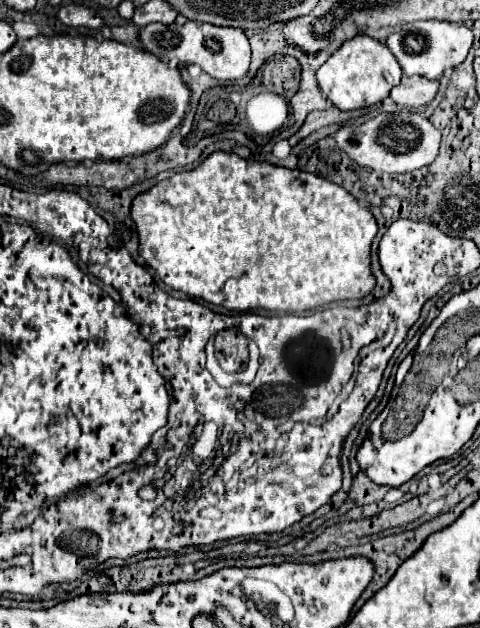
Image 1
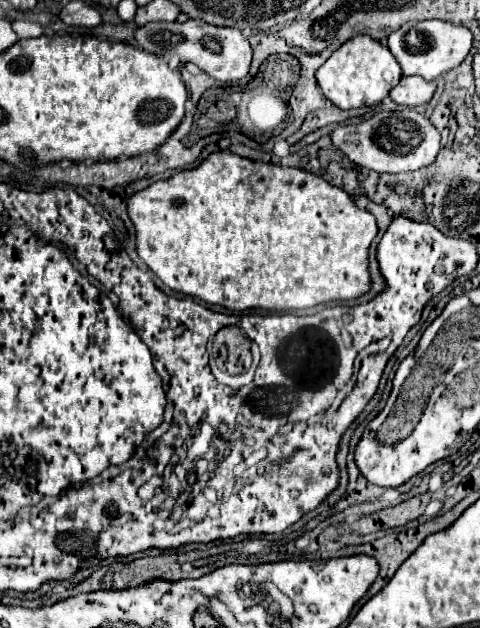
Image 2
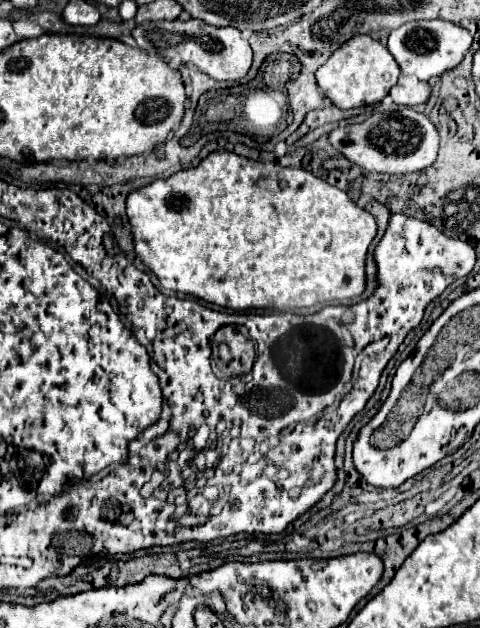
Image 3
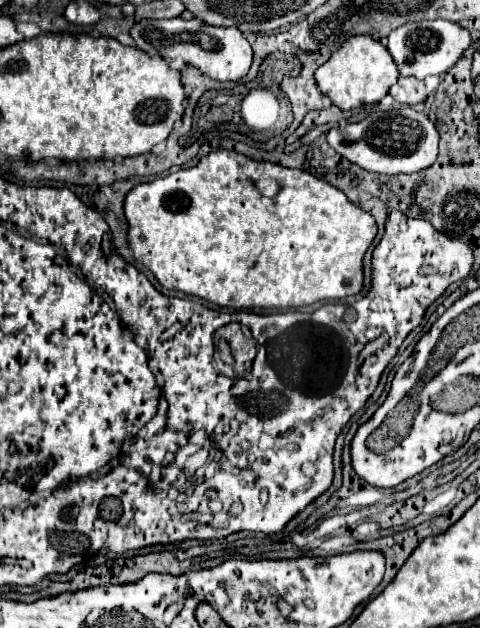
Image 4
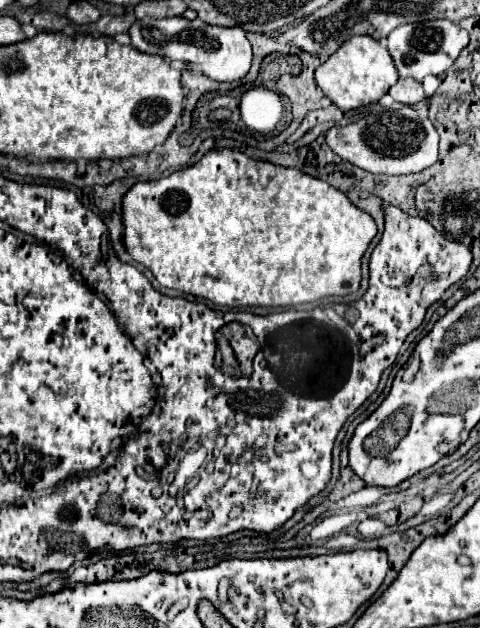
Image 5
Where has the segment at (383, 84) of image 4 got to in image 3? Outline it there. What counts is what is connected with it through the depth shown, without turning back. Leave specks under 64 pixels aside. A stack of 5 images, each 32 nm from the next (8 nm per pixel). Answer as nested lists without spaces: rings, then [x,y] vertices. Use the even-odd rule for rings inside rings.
[[[354,36],[328,58],[328,64],[316,70],[316,80],[324,96],[342,110],[378,104],[398,82],[398,76],[400,68],[388,48],[370,36]]]

